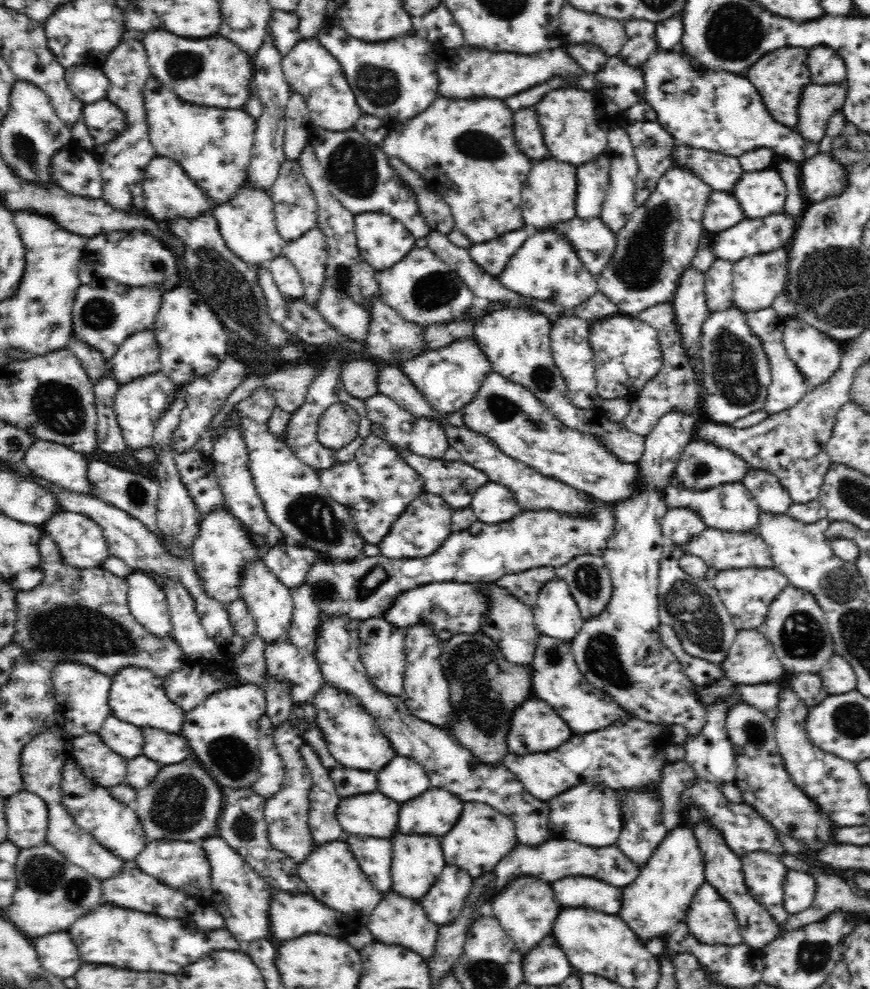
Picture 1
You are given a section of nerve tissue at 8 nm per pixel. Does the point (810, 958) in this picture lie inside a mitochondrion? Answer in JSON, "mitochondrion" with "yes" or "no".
{"mitochondrion":"yes"}

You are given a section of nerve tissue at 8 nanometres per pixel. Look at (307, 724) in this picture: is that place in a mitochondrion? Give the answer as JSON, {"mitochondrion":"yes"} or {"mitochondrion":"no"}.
{"mitochondrion":"no"}

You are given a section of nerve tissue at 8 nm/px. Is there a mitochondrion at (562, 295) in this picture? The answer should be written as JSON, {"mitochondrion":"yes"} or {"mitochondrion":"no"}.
{"mitochondrion":"no"}

